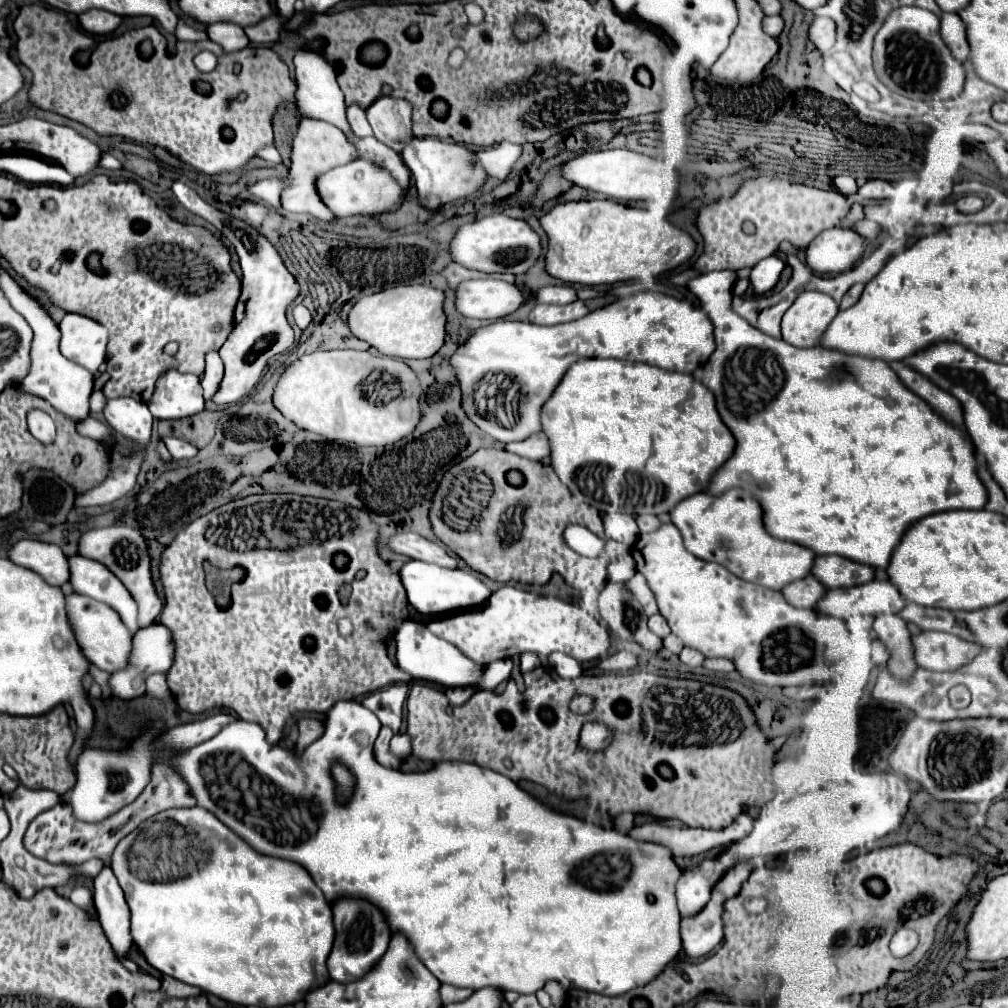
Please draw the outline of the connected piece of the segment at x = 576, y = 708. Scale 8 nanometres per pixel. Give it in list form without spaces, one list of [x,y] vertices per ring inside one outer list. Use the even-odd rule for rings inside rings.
[[[574,696],[570,700],[570,710],[576,714],[588,714],[592,712],[592,706],[594,706],[594,700],[590,696]]]

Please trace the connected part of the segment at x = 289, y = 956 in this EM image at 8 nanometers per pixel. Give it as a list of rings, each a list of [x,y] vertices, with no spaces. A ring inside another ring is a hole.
[[[206,808],[166,810],[152,820],[158,822],[166,818],[190,828],[198,838],[208,840],[210,860],[202,870],[182,880],[150,882],[138,878],[130,868],[128,848],[136,844],[136,834],[126,836],[116,846],[110,866],[132,912],[132,938],[146,960],[156,970],[238,1006],[286,1006],[302,1000],[312,988],[324,986],[330,980],[326,958],[334,942],[332,908],[308,870],[296,862],[256,852]]]

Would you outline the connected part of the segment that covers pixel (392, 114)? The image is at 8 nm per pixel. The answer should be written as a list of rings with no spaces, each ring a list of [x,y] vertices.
[[[382,96],[366,110],[368,122],[376,138],[396,152],[414,138],[412,132],[412,104],[404,98]]]

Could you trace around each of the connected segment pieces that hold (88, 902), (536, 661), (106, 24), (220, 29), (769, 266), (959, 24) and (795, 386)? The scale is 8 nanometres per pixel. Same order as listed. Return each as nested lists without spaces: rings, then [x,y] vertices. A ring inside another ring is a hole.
[[[76,886],[76,888],[72,890],[72,894],[70,894],[70,900],[72,900],[76,906],[80,906],[80,908],[84,908],[84,910],[88,910],[88,912],[92,912],[92,908],[94,908],[92,894],[90,894],[90,890],[84,888],[84,886]]]
[[[526,652],[526,654],[520,656],[520,670],[522,670],[522,674],[538,668],[540,664],[542,664],[542,662],[540,662],[540,658],[538,658],[534,652]]]
[[[88,10],[88,12],[80,14],[78,20],[80,20],[80,26],[94,36],[112,34],[122,22],[122,18],[118,14],[112,14],[106,10]]]
[[[212,24],[206,28],[206,32],[208,32],[210,40],[220,44],[222,50],[228,54],[242,50],[249,45],[249,39],[243,28],[236,24]]]
[[[768,256],[768,258],[760,260],[752,268],[752,274],[750,274],[750,282],[754,286],[754,292],[758,292],[758,294],[768,292],[778,282],[782,268],[784,268],[784,262],[778,256]]]
[[[942,14],[942,28],[940,34],[948,48],[952,50],[954,58],[964,62],[970,56],[970,44],[966,38],[966,26],[958,14]]]
[[[732,270],[706,272],[706,274],[700,274],[698,278],[688,282],[690,292],[694,292],[698,296],[702,308],[712,318],[714,336],[716,336],[714,354],[704,364],[702,372],[694,372],[694,378],[700,380],[704,386],[708,386],[714,392],[718,412],[720,412],[724,424],[732,430],[732,434],[738,442],[734,456],[714,474],[714,478],[712,478],[708,490],[706,490],[708,494],[716,496],[716,494],[722,494],[728,488],[742,486],[752,496],[756,496],[756,500],[760,502],[760,506],[764,510],[764,524],[766,524],[766,528],[772,536],[784,538],[788,542],[796,542],[800,546],[808,546],[816,554],[838,554],[838,556],[850,558],[854,562],[870,564],[874,568],[886,568],[888,566],[890,556],[892,556],[896,544],[900,542],[900,538],[904,536],[906,528],[910,528],[920,518],[926,518],[926,516],[936,514],[936,512],[946,512],[946,510],[958,510],[958,508],[976,510],[976,508],[986,506],[986,500],[988,500],[986,488],[976,474],[976,468],[978,468],[976,448],[974,448],[974,444],[970,442],[970,436],[964,430],[952,426],[948,420],[944,420],[940,414],[936,414],[920,396],[916,396],[912,390],[908,390],[900,382],[896,372],[884,360],[852,356],[852,354],[844,354],[840,350],[830,350],[830,348],[822,348],[822,346],[796,348],[796,346],[786,344],[784,340],[776,340],[768,334],[762,334],[754,326],[748,326],[748,322],[744,318],[740,318],[736,312],[732,312],[732,308],[730,308],[734,282],[736,282],[736,272],[732,272]]]

